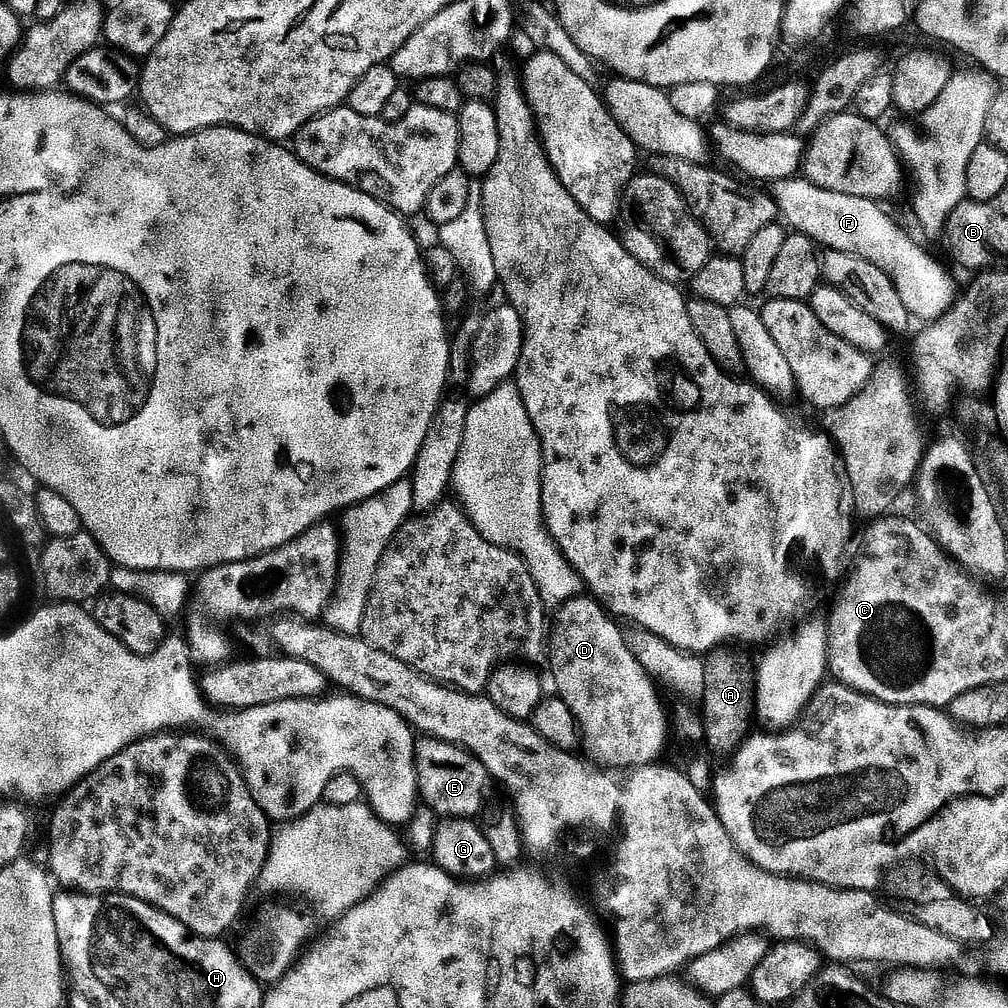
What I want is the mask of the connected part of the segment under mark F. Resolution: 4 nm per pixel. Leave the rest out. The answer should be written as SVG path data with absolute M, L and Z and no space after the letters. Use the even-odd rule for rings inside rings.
M795 176L785 180L775 181L770 188L770 195L776 203L779 215L793 227L791 228L799 235L810 237L823 249L839 250L842 253L854 254L855 257L865 258L868 262L878 266L878 269L893 280L898 294L909 317L916 316L920 322L935 322L945 313L952 309L952 305L958 299L956 284L952 281L952 276L927 252L924 248L919 248L886 213L881 205L872 199L862 198L860 195L838 194L837 191L828 191L825 188L814 186L809 180L802 176Z

